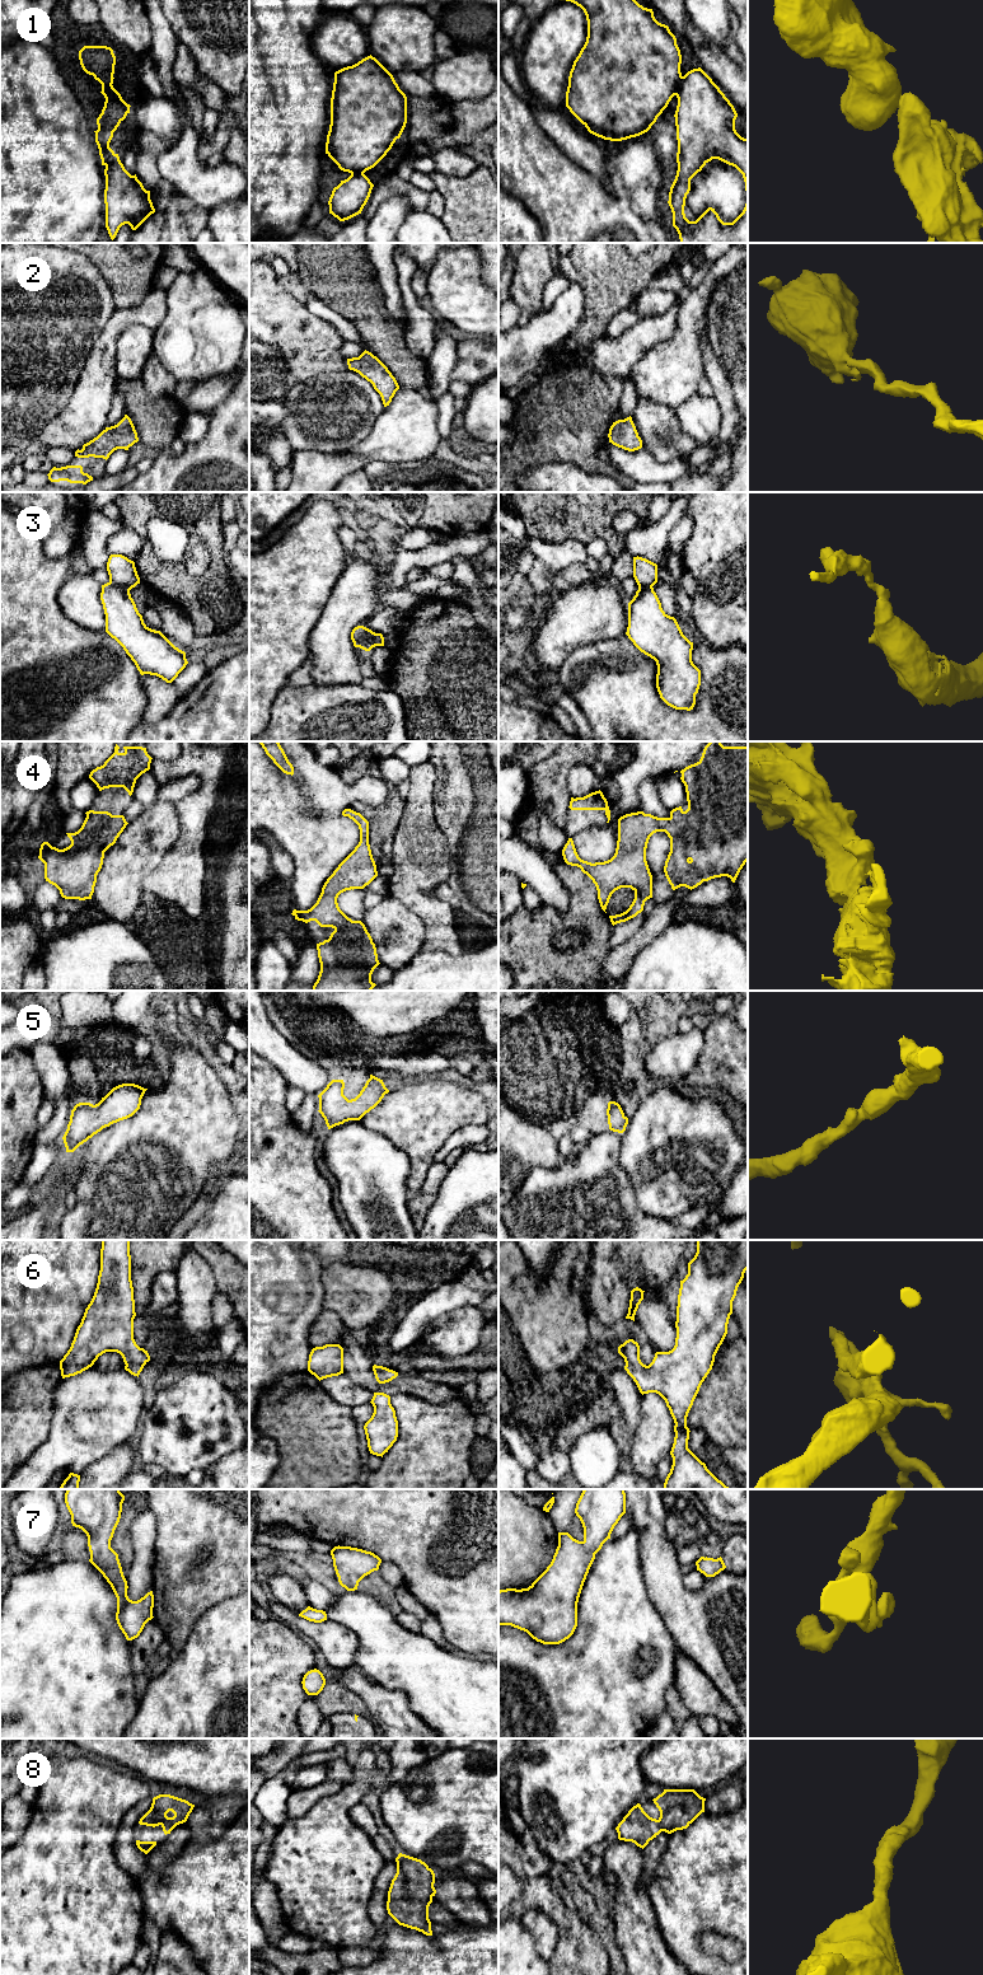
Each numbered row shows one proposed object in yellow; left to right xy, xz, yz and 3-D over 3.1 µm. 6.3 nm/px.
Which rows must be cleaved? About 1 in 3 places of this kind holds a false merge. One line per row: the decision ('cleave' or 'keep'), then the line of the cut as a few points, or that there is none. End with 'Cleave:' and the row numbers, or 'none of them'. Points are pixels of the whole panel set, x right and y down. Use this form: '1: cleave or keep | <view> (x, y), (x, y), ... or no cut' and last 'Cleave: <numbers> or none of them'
1: cleave | yz (683, 76), (675, 94)
2: keep | no cut
3: cleave | xy (109, 580), (129, 590)
4: keep | no cut
5: keep | no cut
6: keep | no cut
7: keep | no cut
8: keep | no cut
Cleave: 1, 3

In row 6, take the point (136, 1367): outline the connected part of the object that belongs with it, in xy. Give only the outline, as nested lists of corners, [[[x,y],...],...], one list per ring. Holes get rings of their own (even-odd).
[[[102,1240],[100,1270],[97,1288],[90,1304],[85,1309],[70,1349],[60,1361],[62,1379],[88,1370],[106,1352],[120,1353],[126,1365],[125,1370],[139,1377],[144,1366],[150,1361],[150,1356],[134,1339],[135,1316],[130,1240]]]

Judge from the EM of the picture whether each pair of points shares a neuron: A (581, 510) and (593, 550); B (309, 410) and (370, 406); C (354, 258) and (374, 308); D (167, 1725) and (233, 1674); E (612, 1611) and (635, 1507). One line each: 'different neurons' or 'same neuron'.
A: different neurons
B: same neuron
C: same neuron
D: same neuron
E: different neurons

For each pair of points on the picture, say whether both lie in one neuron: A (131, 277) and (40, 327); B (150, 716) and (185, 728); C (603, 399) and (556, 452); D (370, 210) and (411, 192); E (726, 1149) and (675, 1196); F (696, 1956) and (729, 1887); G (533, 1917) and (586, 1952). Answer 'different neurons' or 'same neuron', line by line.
A: different neurons
B: different neurons
C: same neuron
D: same neuron
E: same neuron
F: same neuron
G: different neurons

